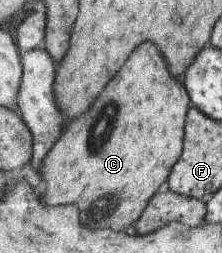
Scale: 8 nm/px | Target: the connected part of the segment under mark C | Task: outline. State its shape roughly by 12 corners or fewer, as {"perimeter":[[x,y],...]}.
{"perimeter":[[138,44],[40,166],[42,202],[123,229],[191,102]]}

